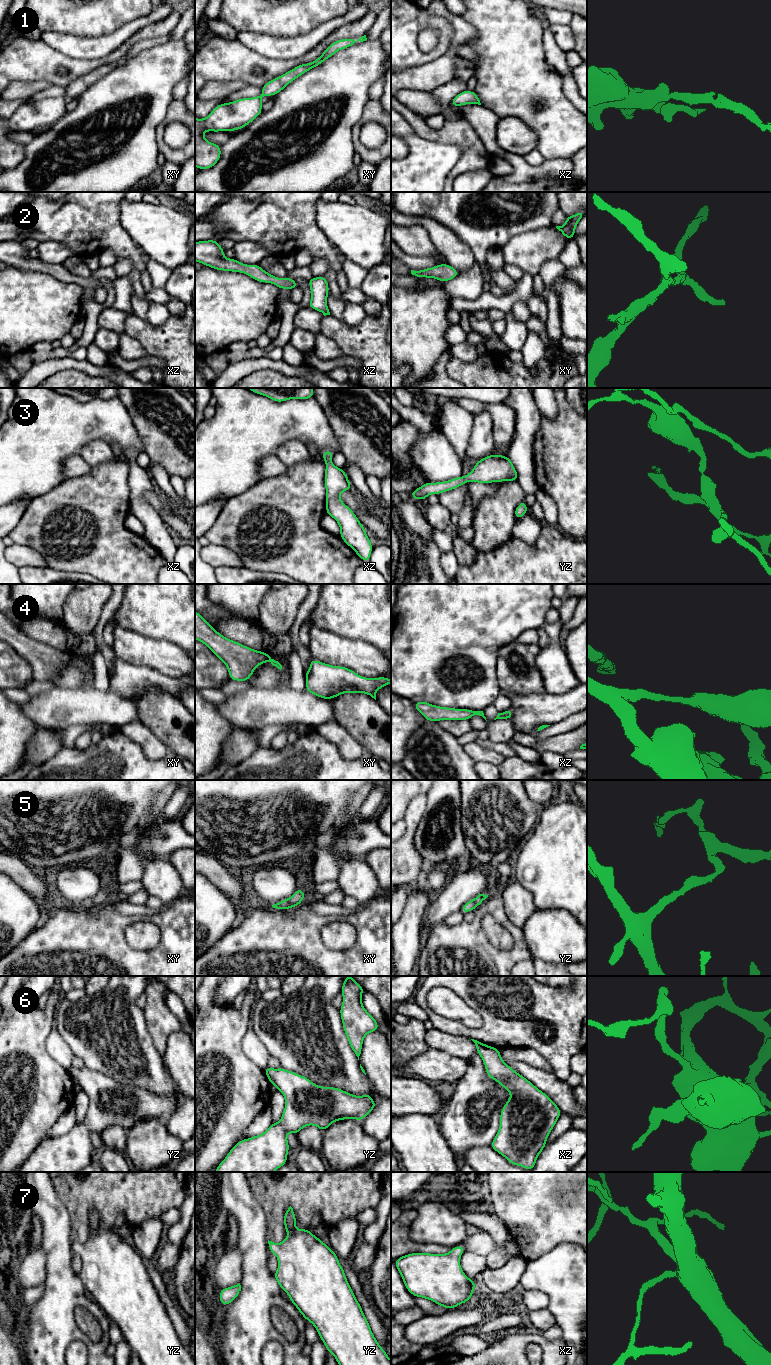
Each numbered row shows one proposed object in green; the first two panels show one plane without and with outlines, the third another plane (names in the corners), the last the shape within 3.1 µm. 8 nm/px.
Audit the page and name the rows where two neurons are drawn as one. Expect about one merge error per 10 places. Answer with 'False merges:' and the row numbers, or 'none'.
False merges: none

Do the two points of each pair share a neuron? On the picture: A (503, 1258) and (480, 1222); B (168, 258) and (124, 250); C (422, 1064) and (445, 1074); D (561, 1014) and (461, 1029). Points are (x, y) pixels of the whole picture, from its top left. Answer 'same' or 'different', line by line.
A: same
B: different
C: same
D: same

